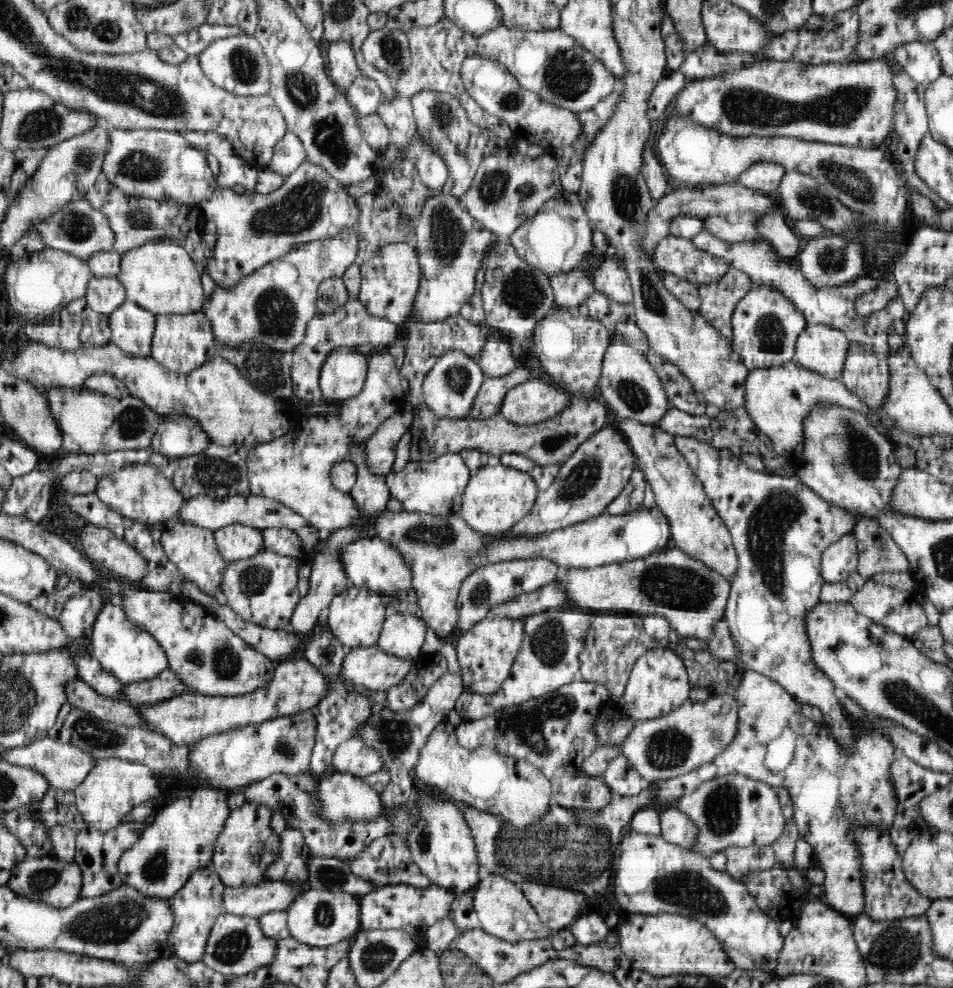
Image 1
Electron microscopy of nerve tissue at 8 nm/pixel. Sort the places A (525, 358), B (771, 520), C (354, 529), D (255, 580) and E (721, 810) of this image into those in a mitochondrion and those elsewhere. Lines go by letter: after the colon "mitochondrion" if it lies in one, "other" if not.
A: other
B: mitochondrion
C: other
D: mitochondrion
E: mitochondrion

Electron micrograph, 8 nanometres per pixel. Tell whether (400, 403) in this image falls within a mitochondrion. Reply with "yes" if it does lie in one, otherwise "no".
no

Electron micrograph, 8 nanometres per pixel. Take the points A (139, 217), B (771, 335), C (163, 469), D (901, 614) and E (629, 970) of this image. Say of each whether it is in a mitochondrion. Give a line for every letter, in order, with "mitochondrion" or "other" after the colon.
A: mitochondrion
B: mitochondrion
C: other
D: other
E: other

